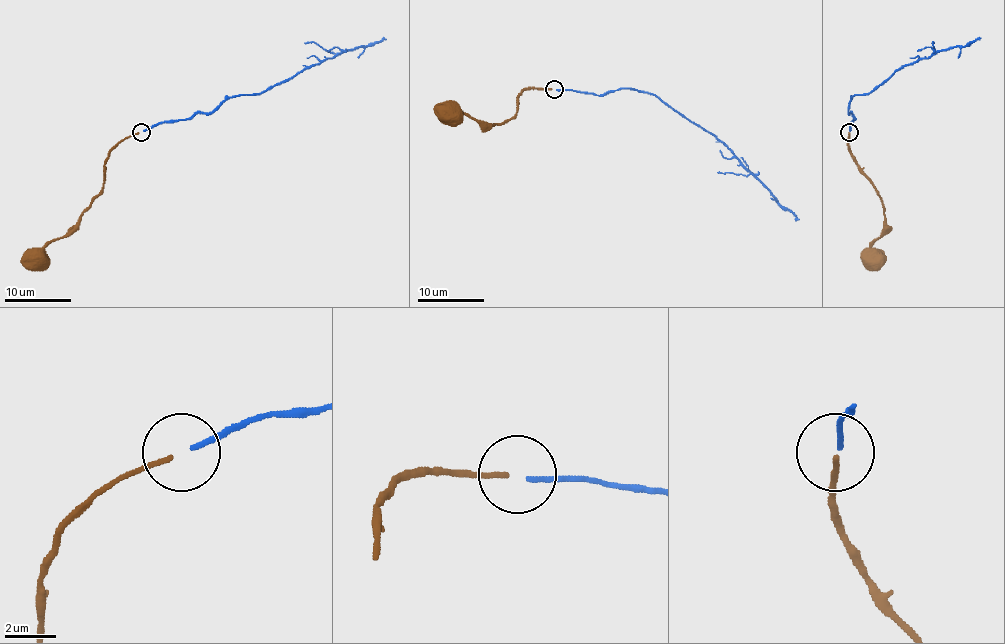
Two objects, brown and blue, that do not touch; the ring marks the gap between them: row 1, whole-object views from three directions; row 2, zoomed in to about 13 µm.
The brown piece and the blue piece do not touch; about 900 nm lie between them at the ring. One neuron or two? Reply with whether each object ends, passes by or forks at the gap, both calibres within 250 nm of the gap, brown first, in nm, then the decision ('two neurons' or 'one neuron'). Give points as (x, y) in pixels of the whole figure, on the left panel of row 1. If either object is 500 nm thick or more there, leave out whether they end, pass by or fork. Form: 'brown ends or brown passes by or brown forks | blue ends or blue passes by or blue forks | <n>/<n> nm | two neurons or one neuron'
brown ends | blue ends | 200/190 nm | two neurons

